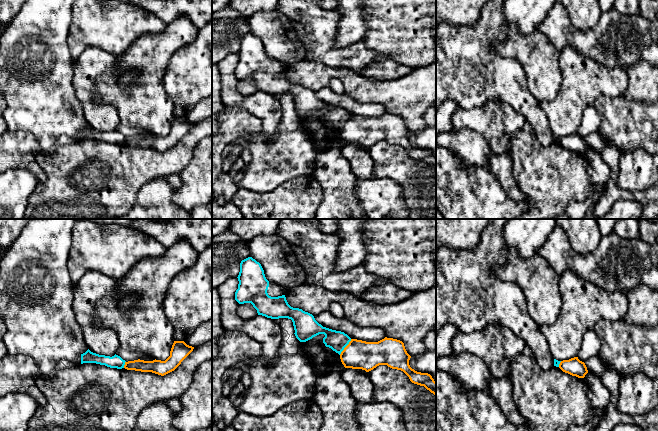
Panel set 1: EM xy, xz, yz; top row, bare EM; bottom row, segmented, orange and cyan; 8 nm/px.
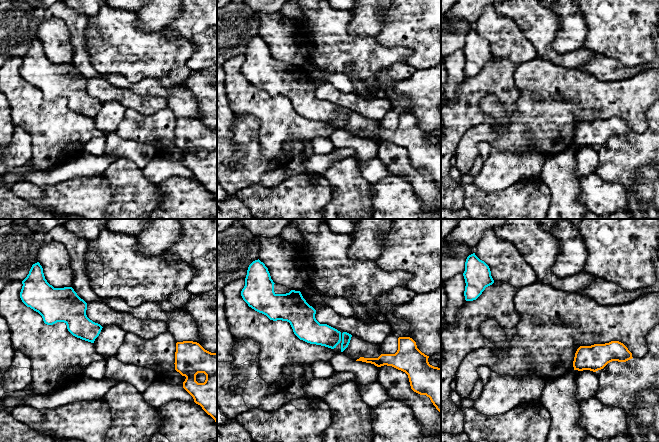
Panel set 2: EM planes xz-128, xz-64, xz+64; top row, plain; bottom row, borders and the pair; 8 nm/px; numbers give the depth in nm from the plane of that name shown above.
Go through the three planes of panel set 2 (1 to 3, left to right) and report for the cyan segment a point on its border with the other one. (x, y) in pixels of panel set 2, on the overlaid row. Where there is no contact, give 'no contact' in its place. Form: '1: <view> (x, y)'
1: no contact
2: no contact
3: no contact

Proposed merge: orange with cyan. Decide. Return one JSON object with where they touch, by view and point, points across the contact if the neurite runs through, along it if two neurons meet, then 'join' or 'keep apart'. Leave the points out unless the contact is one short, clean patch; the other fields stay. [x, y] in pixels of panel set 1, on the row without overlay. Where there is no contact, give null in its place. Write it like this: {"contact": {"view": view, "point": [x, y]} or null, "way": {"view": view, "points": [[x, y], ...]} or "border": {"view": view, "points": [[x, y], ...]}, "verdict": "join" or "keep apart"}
{"contact": {"view": "xz", "point": [345, 123]}, "border": {"view": "xz", "points": [[351, 115], [339, 130]]}, "verdict": "keep apart"}

